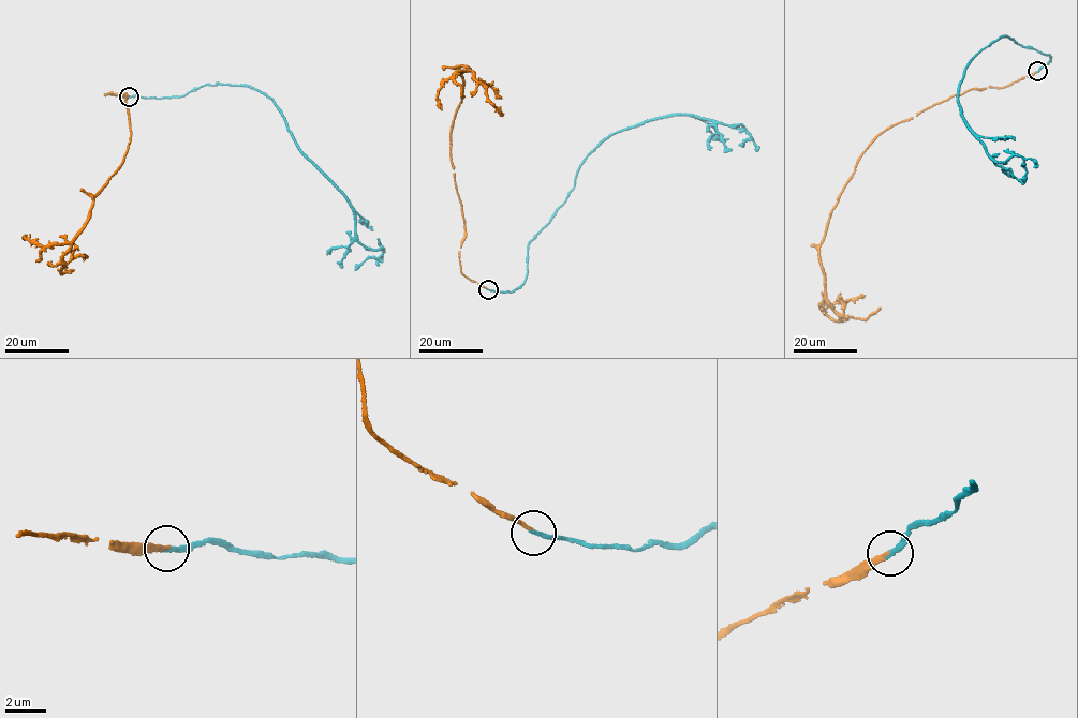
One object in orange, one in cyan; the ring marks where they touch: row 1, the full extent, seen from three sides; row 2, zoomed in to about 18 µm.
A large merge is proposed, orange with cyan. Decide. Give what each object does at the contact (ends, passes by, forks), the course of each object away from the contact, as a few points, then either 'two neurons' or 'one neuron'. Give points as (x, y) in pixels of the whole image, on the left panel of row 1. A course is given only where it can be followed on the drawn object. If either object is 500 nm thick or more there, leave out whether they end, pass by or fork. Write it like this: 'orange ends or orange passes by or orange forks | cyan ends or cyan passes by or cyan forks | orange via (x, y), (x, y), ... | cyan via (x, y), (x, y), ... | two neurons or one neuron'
orange ends | cyan ends | orange via (130, 96), (104, 94), (128, 95), (130, 144), (62, 257), (61, 273), (73, 270) | cyan via (130, 96), (176, 98), (223, 83), (270, 98), (300, 152), (352, 208), (358, 241), (382, 249), (355, 270) | one neuron

